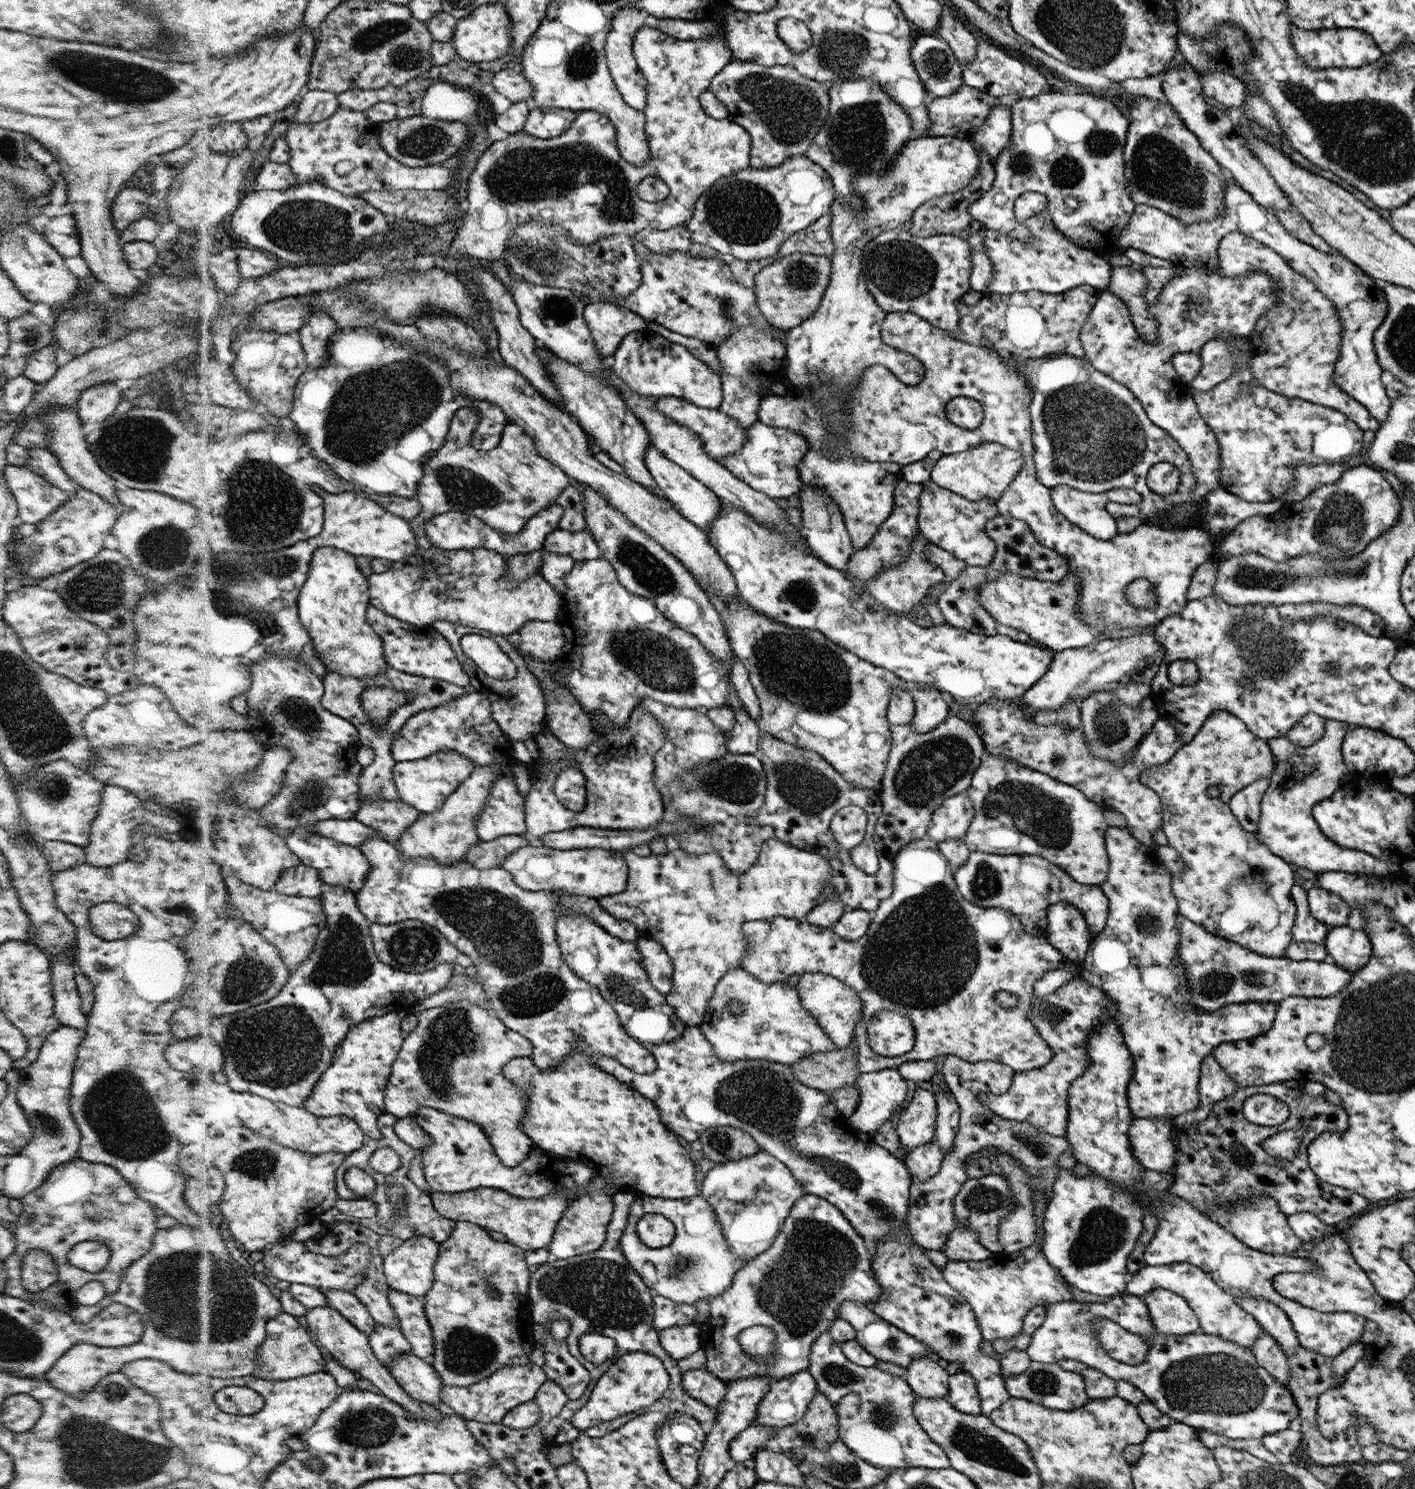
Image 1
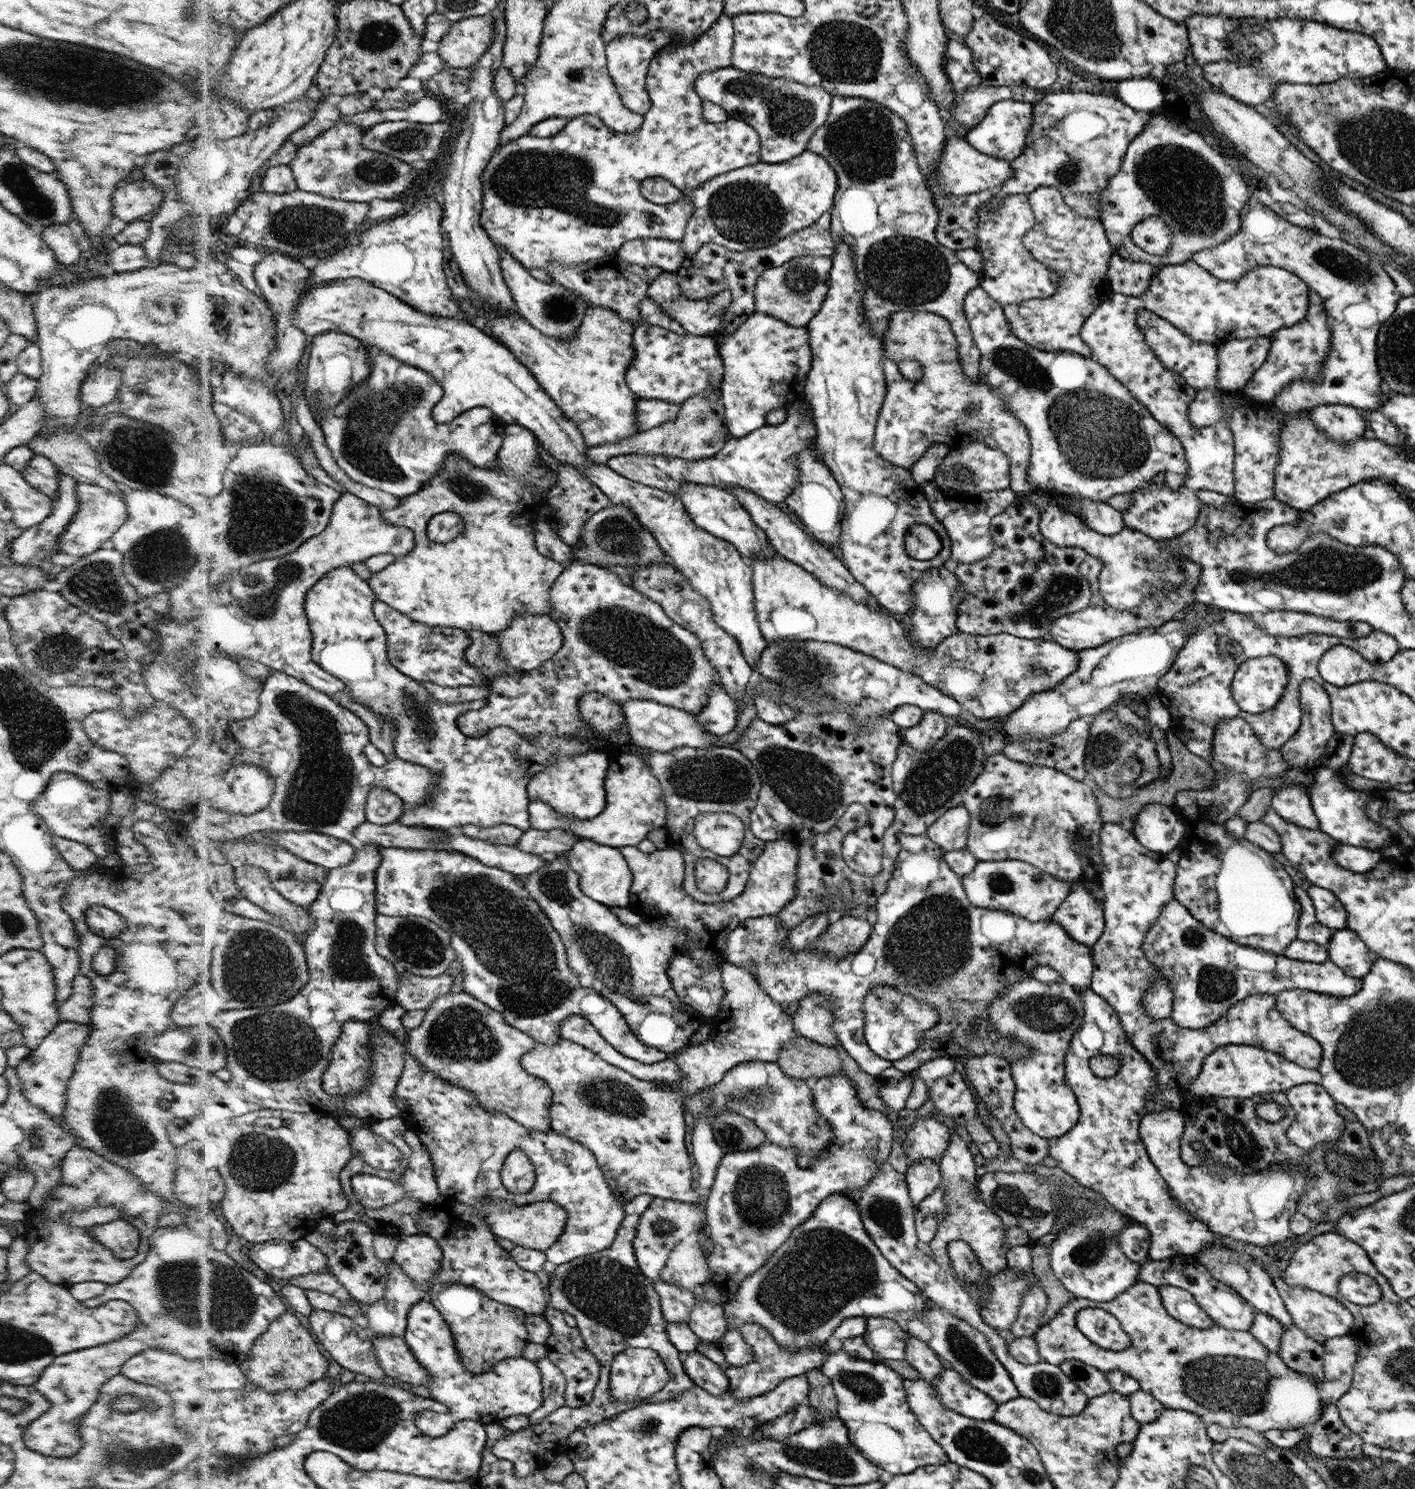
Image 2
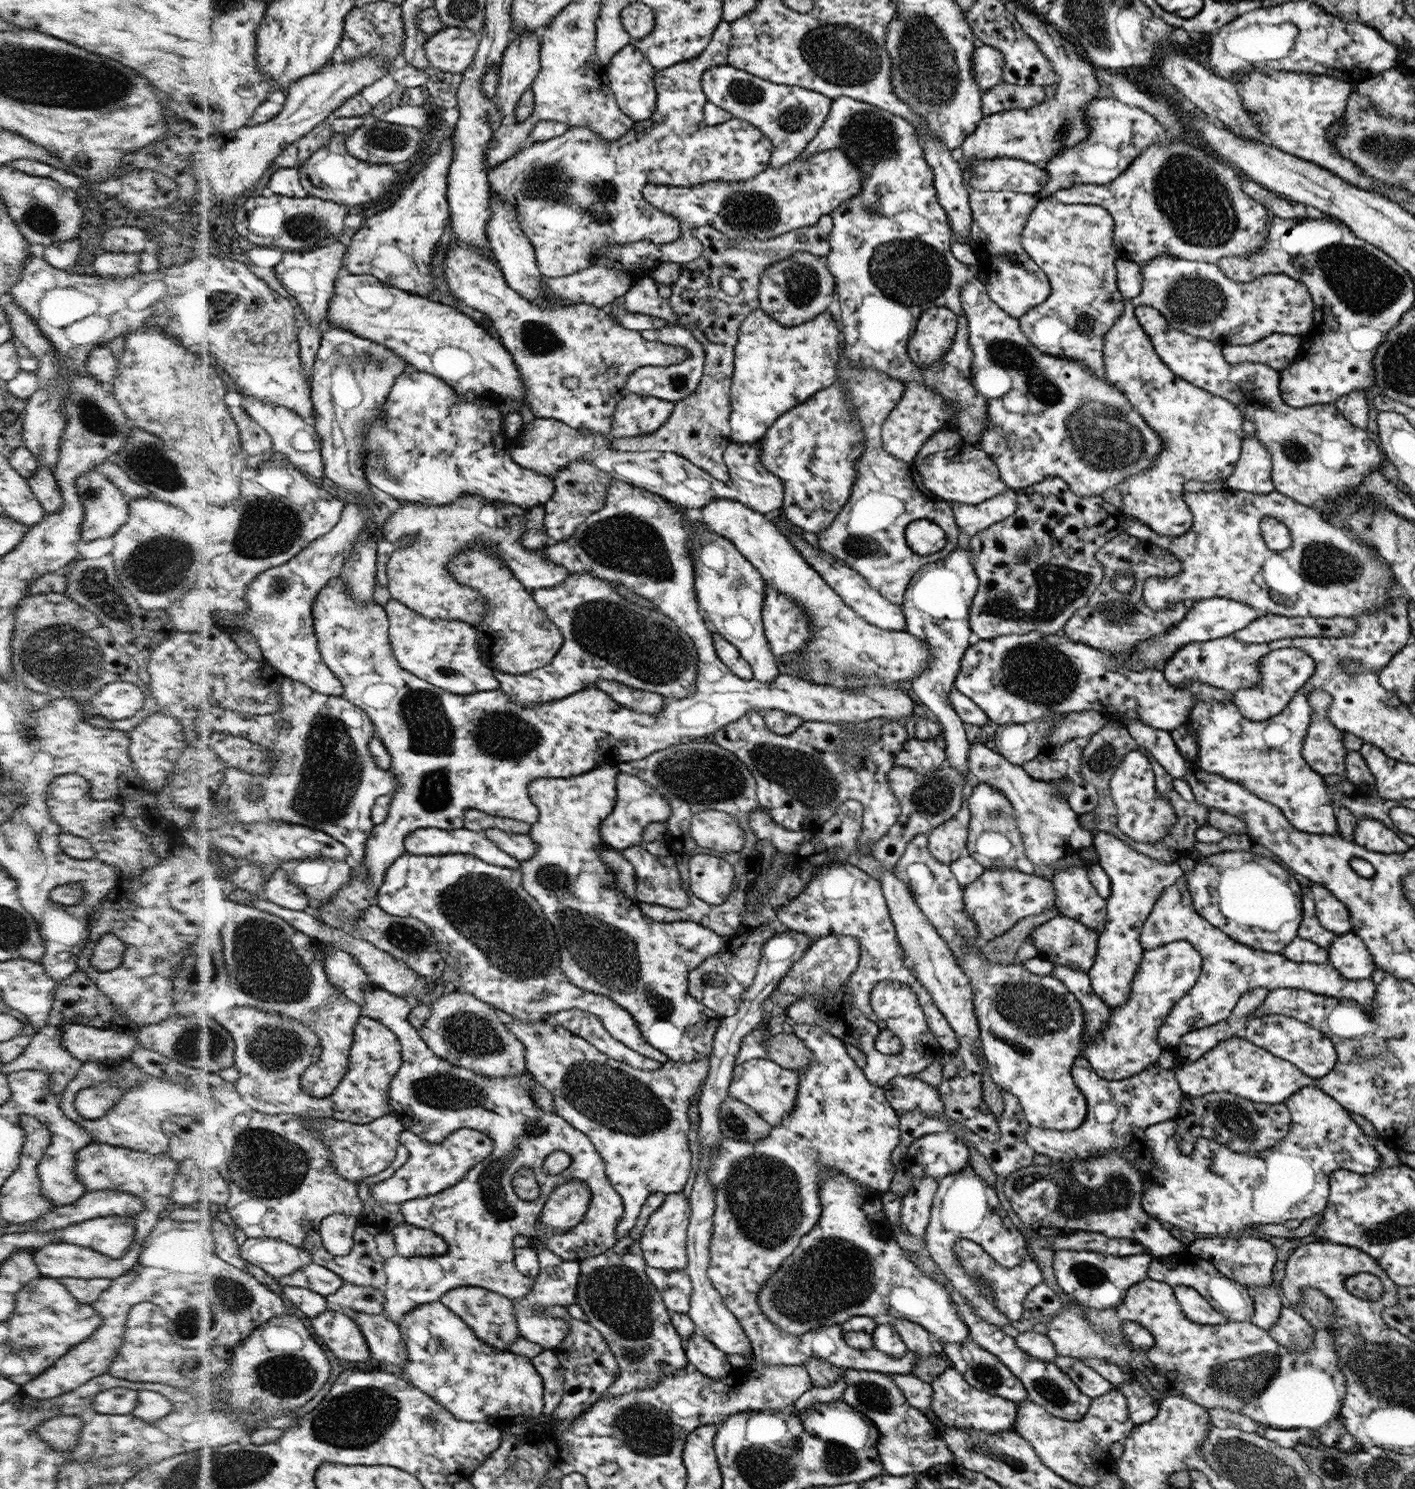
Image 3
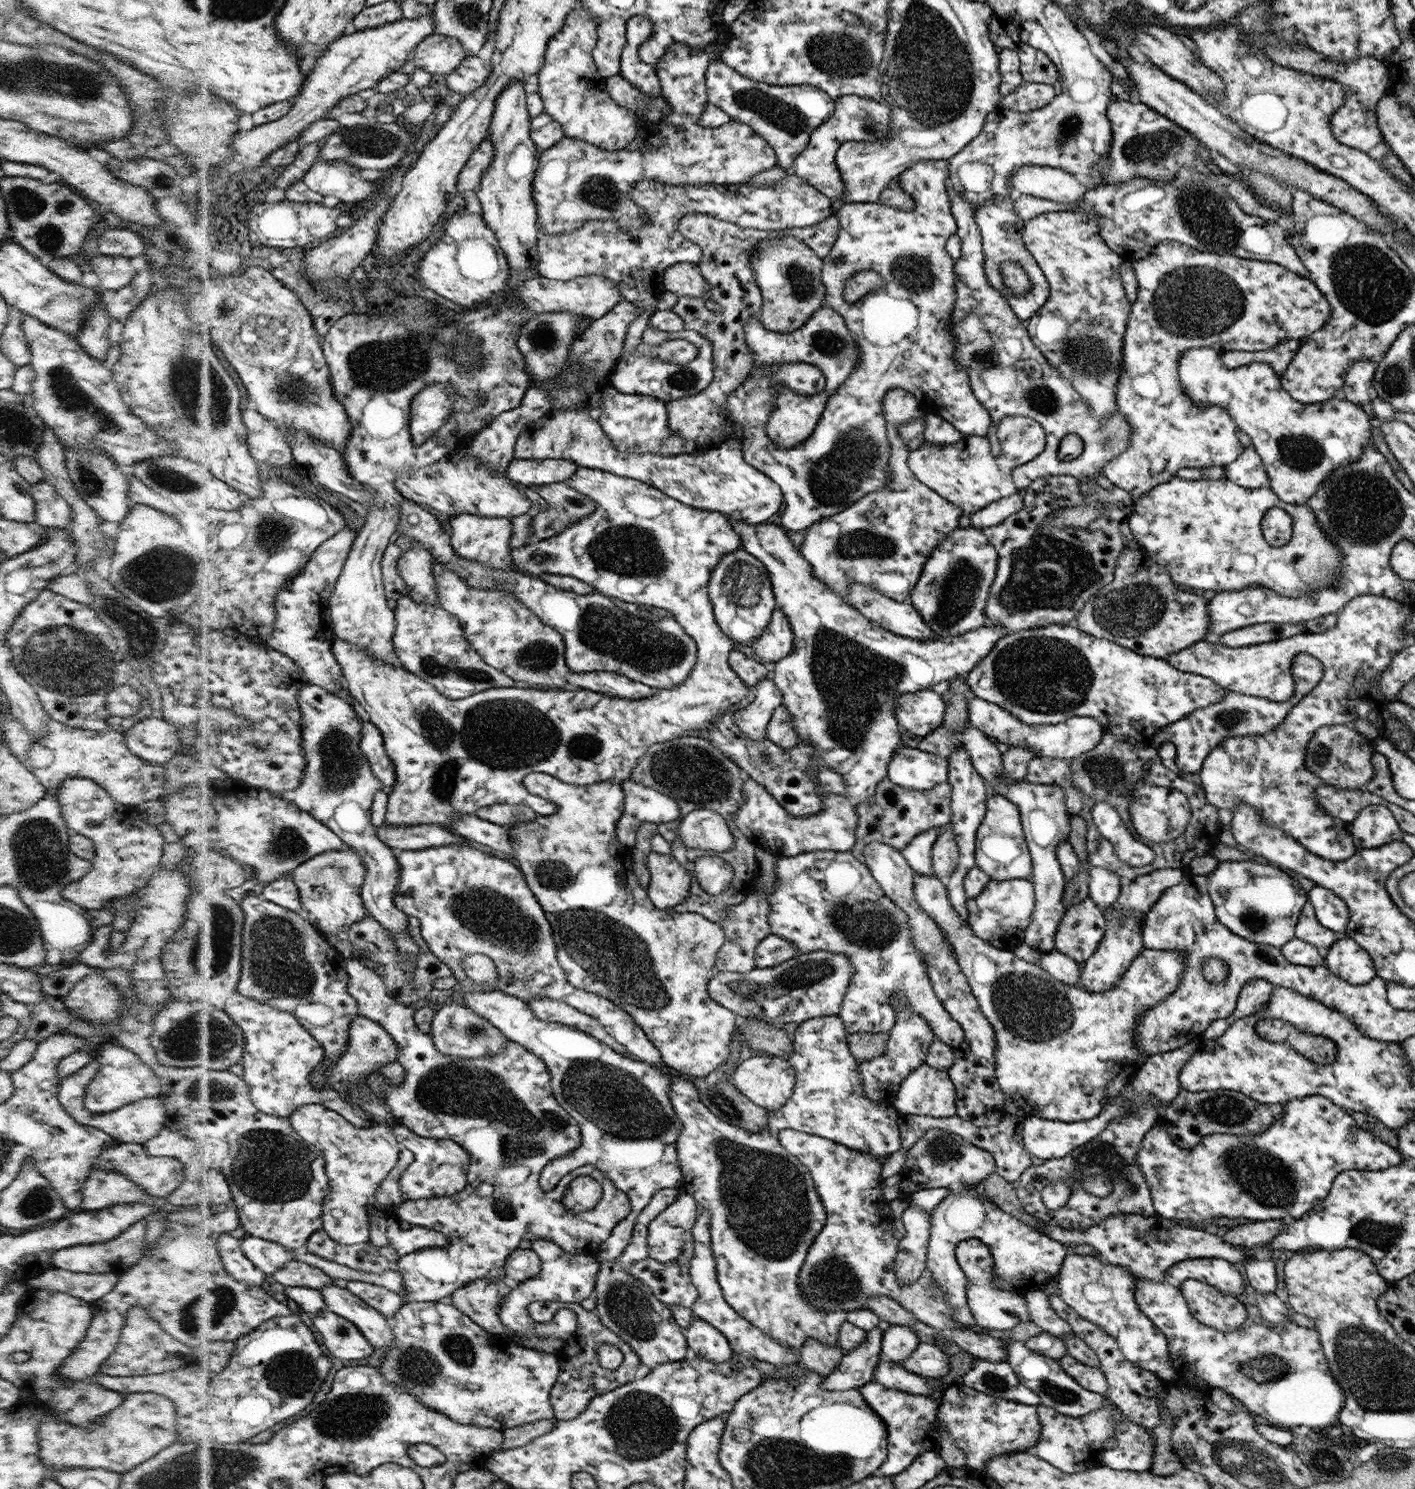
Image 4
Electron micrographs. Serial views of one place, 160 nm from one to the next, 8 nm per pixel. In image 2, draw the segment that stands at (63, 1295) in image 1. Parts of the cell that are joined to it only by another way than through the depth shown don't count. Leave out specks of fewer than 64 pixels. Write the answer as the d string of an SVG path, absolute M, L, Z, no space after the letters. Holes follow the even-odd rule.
M76 1144L68 1150L62 1162L62 1177L59 1185L56 1185L49 1192L45 1205L41 1209L30 1209L22 1224L23 1233L29 1236L26 1238L29 1249L25 1263L32 1271L44 1276L48 1282L65 1286L68 1289L71 1284L86 1281L100 1281L107 1285L118 1284L132 1272L133 1268L136 1268L136 1265L144 1262L149 1251L150 1236L154 1234L154 1230L158 1227L160 1215L166 1209L167 1207L161 1196L148 1190L138 1176L132 1175L132 1172L124 1167L110 1163L108 1159L104 1159L104 1156L94 1152L91 1148L84 1148ZM91 1206L113 1206L123 1214L123 1219L127 1220L139 1233L139 1247L136 1256L129 1259L114 1256L112 1251L96 1241L96 1238L88 1232L88 1229L70 1226L69 1212L81 1210L81 1208L90 1208Z

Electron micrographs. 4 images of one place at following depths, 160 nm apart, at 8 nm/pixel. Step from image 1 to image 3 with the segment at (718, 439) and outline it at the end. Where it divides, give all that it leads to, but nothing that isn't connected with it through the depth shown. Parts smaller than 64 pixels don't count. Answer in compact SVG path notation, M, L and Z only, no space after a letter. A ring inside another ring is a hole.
M628 392L616 405L609 438L639 437L658 431L675 411L675 403Z

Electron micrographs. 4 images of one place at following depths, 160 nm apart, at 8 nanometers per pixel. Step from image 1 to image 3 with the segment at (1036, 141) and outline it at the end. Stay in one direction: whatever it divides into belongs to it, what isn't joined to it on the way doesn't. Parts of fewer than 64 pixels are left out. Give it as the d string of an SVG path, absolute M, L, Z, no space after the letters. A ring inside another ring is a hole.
M1098 96L1088 101L1085 108L1085 122L1090 126L1088 140L1082 140L1080 144L1058 152L1058 156L1041 164L1048 173L1048 182L1036 197L1049 197L1057 191L1079 184L1111 183L1123 175L1148 146L1152 144L1168 146L1172 142L1167 138L1168 132L1159 123L1158 118L1145 109L1124 104L1123 101L1112 97Z

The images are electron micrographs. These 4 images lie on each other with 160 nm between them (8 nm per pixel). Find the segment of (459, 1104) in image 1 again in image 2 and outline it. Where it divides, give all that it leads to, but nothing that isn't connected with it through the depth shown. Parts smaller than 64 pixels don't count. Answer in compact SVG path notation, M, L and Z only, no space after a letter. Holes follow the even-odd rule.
M450 992L429 1008L422 1026L411 1029L409 1035L411 1041L406 1046L407 1054L413 1054L428 1072L445 1078L454 1087L470 1091L486 1111L504 1112L504 1115L526 1127L532 1134L544 1133L551 1128L552 1090L547 1081L532 1076L522 1067L522 1057L535 1050L536 1040L528 1036L528 1033L509 1025L503 1013L466 992ZM514 1150L503 1165L503 1184L512 1193L528 1193L535 1181L535 1169L524 1152Z

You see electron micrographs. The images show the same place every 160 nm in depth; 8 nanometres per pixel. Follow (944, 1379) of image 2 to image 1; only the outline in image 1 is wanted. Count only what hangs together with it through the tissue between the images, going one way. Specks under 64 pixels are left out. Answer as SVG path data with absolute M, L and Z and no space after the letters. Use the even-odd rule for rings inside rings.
M960 1371L950 1377L950 1391L947 1396L960 1412L980 1415L980 1397L975 1380L970 1374Z

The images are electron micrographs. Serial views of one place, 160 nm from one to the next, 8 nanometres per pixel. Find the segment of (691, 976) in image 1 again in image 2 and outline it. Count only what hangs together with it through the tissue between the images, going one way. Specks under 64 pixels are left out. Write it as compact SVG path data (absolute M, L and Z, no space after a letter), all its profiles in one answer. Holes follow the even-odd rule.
M787 837L765 841L762 854L754 861L746 888L740 896L721 903L697 901L683 890L685 860L682 853L674 849L658 849L652 854L640 852L635 846L620 847L633 871L631 900L628 908L639 913L645 922L658 926L681 928L695 934L699 941L687 948L687 956L697 960L701 968L711 968L717 962L726 962L727 938L743 920L777 915L798 893L796 890L796 867L798 866L798 844Z

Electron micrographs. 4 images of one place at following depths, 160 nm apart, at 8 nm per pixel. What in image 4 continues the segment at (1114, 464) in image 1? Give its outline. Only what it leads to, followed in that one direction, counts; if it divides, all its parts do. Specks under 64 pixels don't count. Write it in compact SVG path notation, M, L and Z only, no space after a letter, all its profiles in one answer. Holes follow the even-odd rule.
M950 179L946 182L948 197L952 202L952 213L958 221L956 236L960 237L962 255L955 262L956 290L959 294L951 319L951 333L957 340L955 359L968 372L970 385L978 399L991 414L991 428L987 439L991 453L1000 456L1000 442L996 438L996 426L1006 416L1033 418L1044 429L1046 446L1044 450L1023 465L1011 470L1018 491L1031 486L1035 480L1047 476L1073 476L1079 480L1079 491L1091 492L1093 486L1087 480L1095 480L1104 471L1105 465L1128 450L1133 428L1117 412L1106 420L1094 417L1088 403L1079 395L1071 382L1053 367L1047 358L1036 348L1027 331L1025 321L1020 320L1010 308L1007 298L1021 297L1031 289L1031 282L1024 269L1015 262L1003 262L1000 277L1007 294L996 290L988 282L986 274L986 254L983 252L983 235L975 220L975 210L958 194ZM1067 434L1079 434L1083 449L1078 458L1065 461L1058 458L1060 441Z

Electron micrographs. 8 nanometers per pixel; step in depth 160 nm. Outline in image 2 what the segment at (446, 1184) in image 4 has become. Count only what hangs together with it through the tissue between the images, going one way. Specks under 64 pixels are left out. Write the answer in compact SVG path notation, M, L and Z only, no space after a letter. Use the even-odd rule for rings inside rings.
M409 1131L406 1134L406 1140L414 1148L414 1157L410 1161L405 1176L384 1179L375 1175L357 1174L353 1178L354 1193L365 1207L379 1209L388 1207L394 1203L401 1203L403 1205L406 1199L416 1199L425 1203L434 1203L437 1201L438 1196L441 1194L441 1188L439 1187L439 1180L435 1175L436 1165L434 1165L432 1152L430 1152L427 1144L424 1144L424 1141L420 1139L419 1134L416 1132Z

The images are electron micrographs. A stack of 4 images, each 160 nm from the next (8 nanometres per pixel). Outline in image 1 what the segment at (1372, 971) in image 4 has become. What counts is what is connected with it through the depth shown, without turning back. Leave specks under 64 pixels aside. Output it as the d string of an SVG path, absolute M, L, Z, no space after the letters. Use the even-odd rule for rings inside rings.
M1348 925L1334 927L1323 943L1328 959L1352 972L1366 966L1374 954L1374 945L1366 932Z

